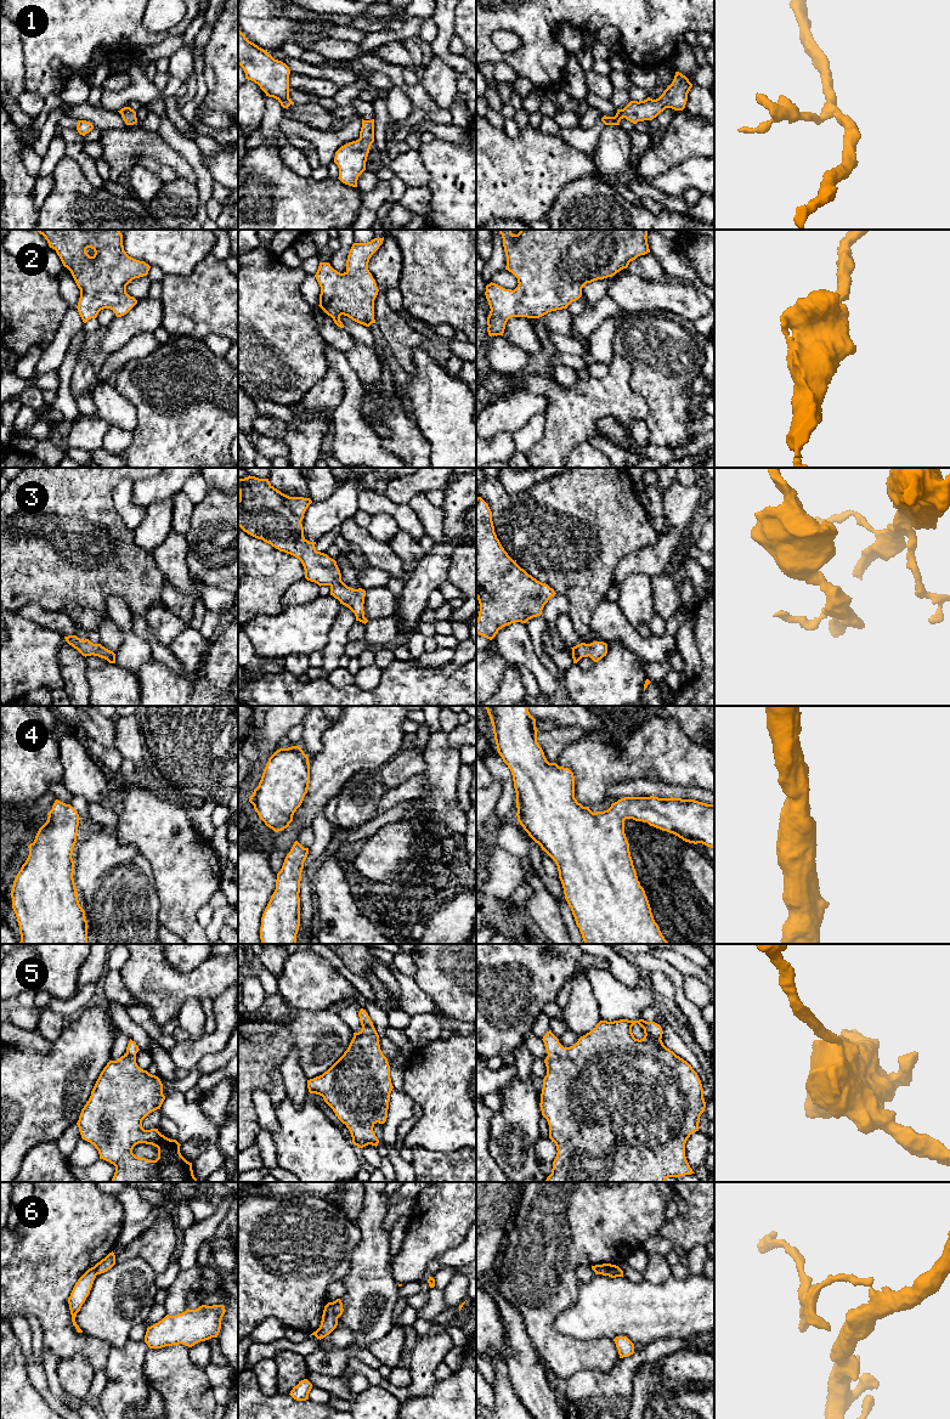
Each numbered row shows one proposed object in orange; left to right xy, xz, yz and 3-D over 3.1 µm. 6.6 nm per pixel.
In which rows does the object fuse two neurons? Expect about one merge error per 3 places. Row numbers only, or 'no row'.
6

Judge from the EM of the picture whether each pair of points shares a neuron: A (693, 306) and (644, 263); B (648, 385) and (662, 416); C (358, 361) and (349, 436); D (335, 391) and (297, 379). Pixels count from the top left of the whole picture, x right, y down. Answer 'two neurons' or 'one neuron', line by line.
A: two neurons
B: one neuron
C: two neurons
D: two neurons

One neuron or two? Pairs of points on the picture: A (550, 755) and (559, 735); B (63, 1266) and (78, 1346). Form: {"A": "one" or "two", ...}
{"A": "one", "B": "one"}

